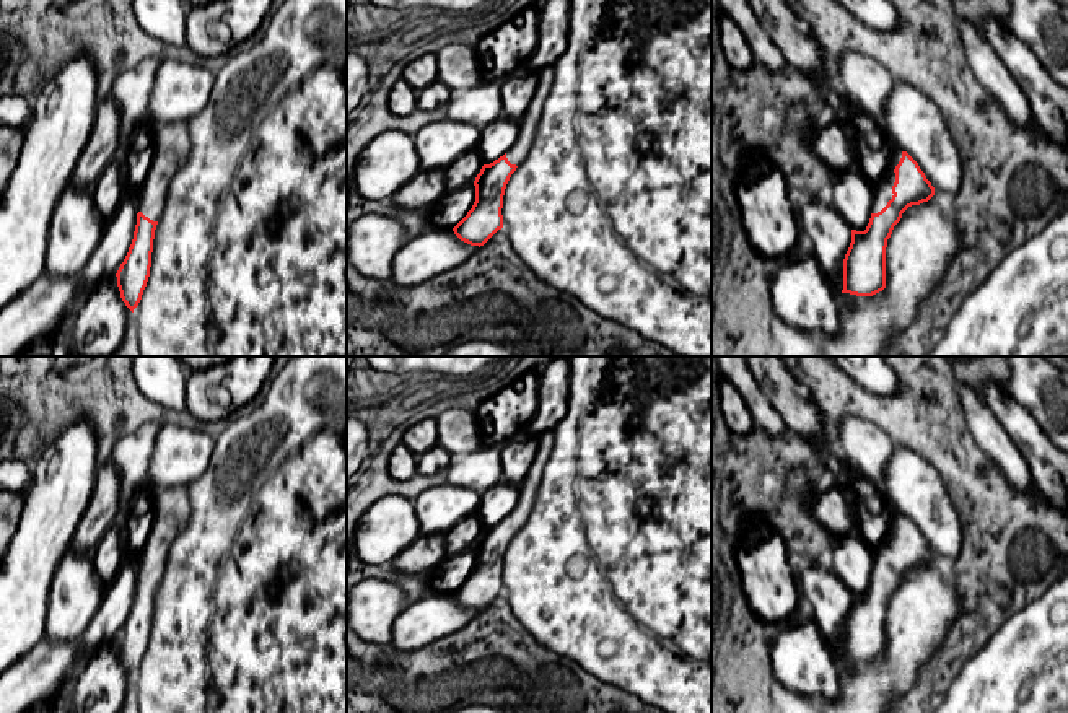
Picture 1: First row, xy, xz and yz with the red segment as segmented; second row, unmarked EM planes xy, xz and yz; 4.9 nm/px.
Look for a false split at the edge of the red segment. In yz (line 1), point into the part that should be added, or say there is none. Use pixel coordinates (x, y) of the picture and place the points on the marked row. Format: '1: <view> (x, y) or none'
1: yz (881, 191)

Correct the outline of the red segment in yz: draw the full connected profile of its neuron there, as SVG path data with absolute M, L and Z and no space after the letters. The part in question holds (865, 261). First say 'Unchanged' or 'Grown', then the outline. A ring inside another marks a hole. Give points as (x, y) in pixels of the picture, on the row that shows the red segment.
Grown. M895 143L889 145L892 163L887 176L873 182L873 213L864 231L851 230L851 243L843 259L843 290L856 296L873 296L886 288L886 247L902 213L928 202L934 187L918 163Z

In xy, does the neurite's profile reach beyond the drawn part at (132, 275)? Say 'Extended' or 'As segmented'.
Extended

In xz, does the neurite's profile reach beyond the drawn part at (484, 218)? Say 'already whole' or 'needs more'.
needs more

